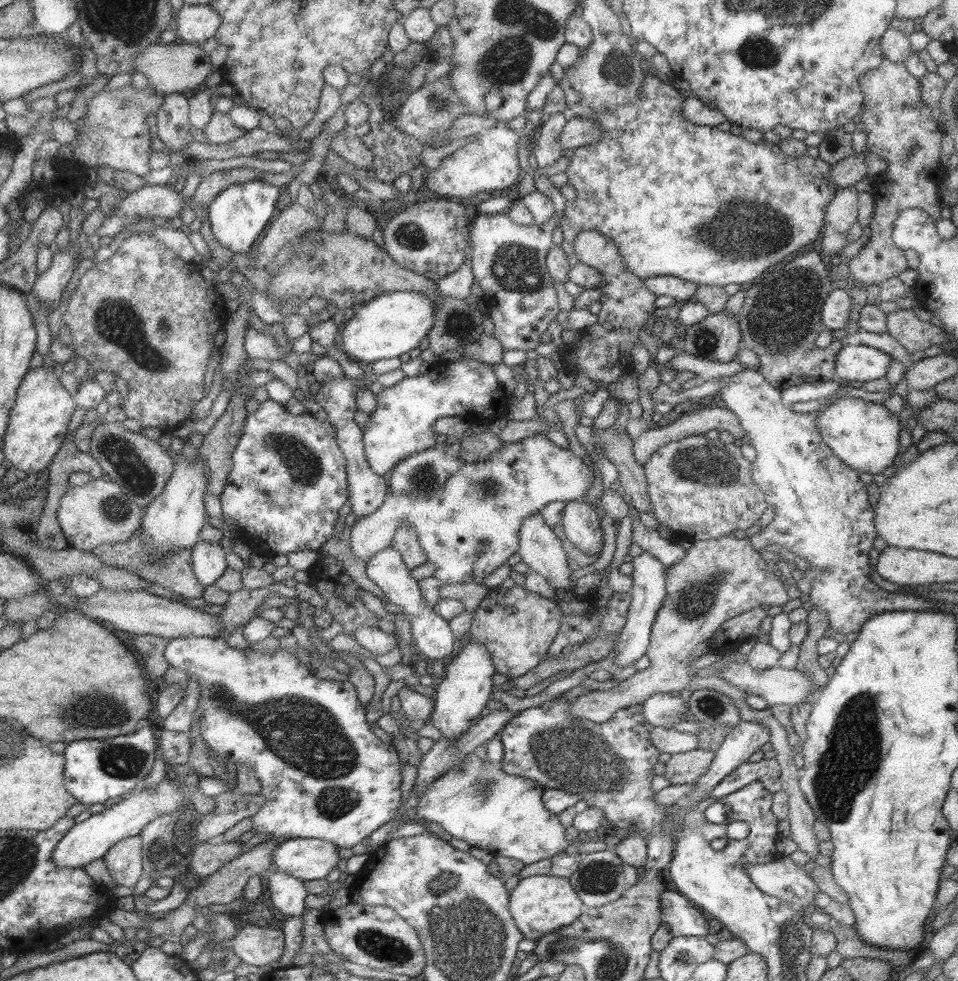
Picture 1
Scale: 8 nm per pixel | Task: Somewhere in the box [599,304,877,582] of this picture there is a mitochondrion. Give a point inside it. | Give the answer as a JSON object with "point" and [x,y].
{"point":[709,465]}

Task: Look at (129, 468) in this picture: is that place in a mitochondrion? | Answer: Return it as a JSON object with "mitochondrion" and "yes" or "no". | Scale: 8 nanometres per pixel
{"mitochondrion":"yes"}

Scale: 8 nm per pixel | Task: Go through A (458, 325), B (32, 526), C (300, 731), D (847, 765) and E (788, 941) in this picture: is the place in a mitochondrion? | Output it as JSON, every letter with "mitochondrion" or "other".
{"A":"mitochondrion","B":"other","C":"mitochondrion","D":"mitochondrion","E":"mitochondrion"}

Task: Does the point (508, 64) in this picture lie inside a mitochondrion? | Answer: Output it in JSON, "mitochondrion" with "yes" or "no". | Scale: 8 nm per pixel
{"mitochondrion":"yes"}

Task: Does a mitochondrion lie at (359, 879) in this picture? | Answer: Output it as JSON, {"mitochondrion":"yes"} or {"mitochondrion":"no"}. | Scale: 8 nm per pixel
{"mitochondrion":"no"}

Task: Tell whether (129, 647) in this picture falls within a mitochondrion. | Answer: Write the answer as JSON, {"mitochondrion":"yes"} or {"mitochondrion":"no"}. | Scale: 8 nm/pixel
{"mitochondrion":"no"}

